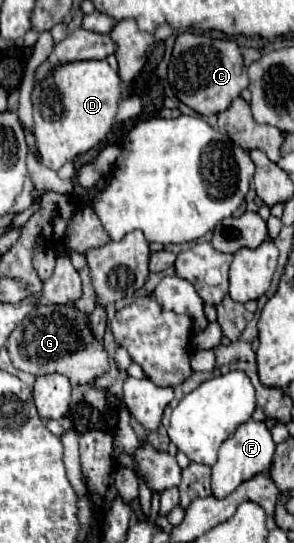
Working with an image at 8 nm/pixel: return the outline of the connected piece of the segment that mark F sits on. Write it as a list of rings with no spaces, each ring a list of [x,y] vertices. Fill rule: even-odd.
[[[250,420],[238,426],[238,430],[220,446],[218,462],[212,466],[212,494],[216,498],[224,498],[230,492],[234,492],[238,484],[242,484],[244,480],[250,480],[254,474],[268,470],[272,464],[274,450],[276,450],[276,444],[264,422]]]

